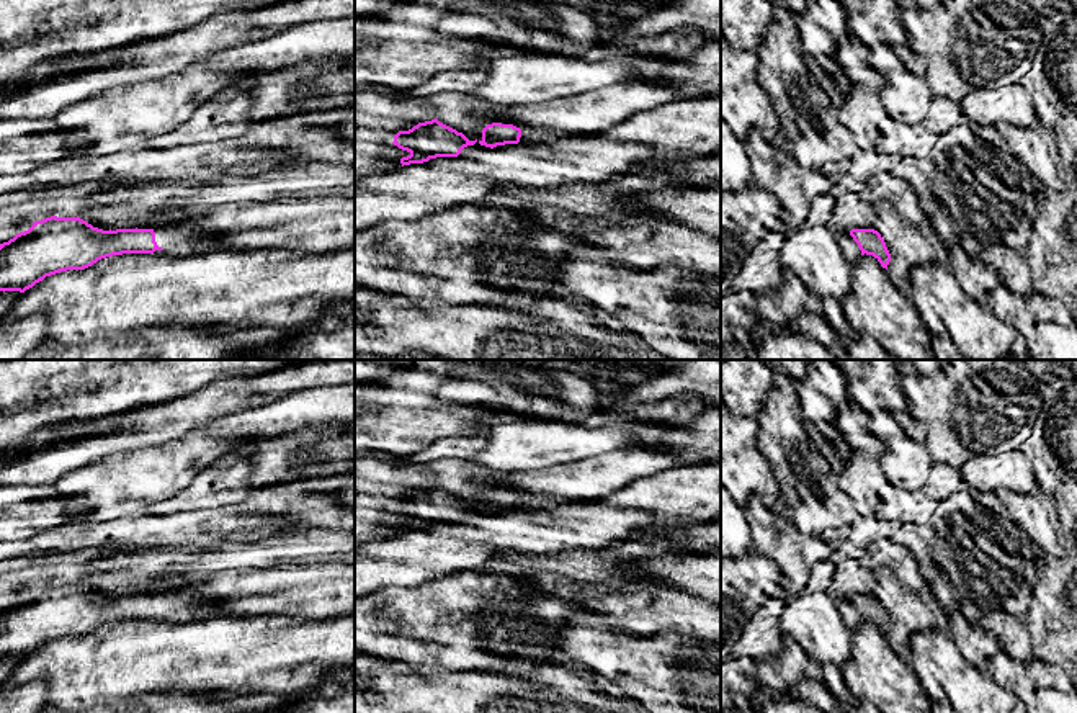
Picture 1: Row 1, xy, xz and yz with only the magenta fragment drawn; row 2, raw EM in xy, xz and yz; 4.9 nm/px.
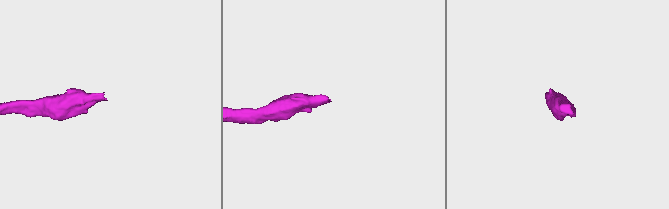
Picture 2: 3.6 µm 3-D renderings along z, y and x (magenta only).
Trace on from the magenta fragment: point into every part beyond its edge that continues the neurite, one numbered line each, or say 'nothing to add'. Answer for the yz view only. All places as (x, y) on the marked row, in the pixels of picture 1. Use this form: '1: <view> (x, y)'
1: yz (852, 252)

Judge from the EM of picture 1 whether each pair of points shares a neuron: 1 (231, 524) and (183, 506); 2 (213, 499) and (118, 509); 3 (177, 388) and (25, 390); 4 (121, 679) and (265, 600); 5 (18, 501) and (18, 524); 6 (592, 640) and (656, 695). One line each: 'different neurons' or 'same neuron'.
1: different neurons
2: different neurons
3: same neuron
4: different neurons
5: same neuron
6: same neuron

